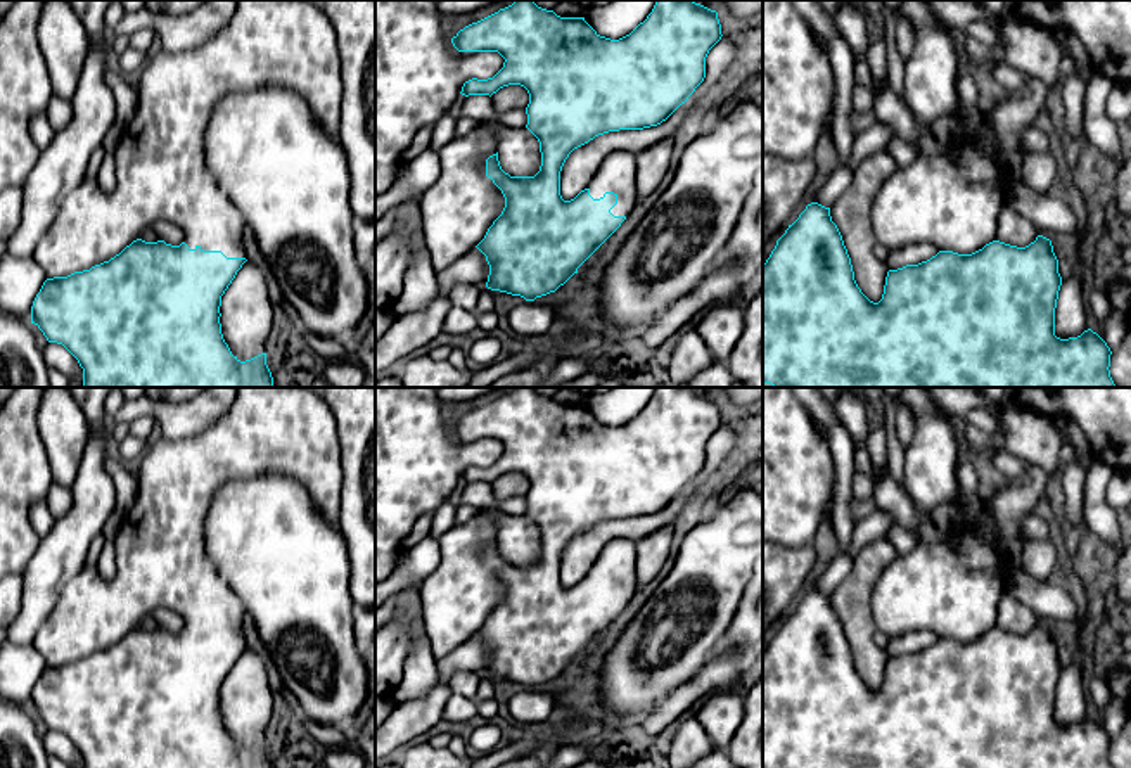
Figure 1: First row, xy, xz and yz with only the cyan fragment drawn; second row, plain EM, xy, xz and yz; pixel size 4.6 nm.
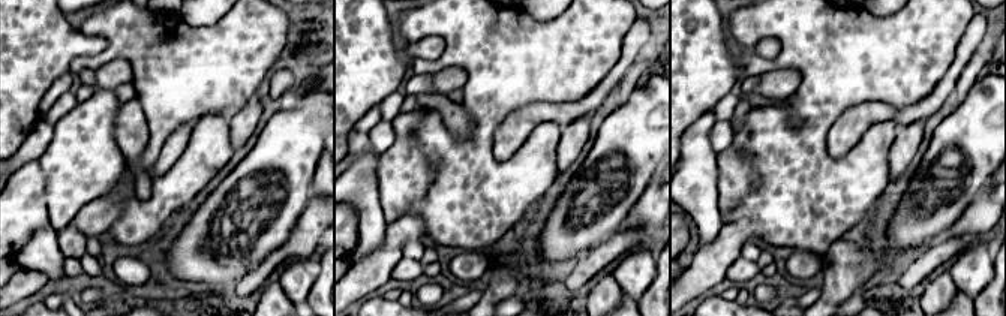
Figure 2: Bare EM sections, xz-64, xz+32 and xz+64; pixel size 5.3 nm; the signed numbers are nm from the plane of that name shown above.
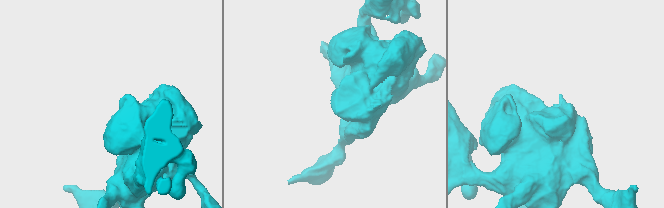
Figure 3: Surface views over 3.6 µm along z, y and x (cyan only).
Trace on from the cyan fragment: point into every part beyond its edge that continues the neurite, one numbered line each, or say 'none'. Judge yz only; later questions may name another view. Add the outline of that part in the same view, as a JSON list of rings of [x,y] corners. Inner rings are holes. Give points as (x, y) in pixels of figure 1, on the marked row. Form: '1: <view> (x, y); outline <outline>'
1: yz (952, 199); outline [[[960,138],[941,154],[920,154],[908,168],[896,168],[872,202],[877,242],[889,251],[932,244],[939,251],[972,254],[996,240],[1000,209],[1010,192],[1006,176],[979,147]]]

